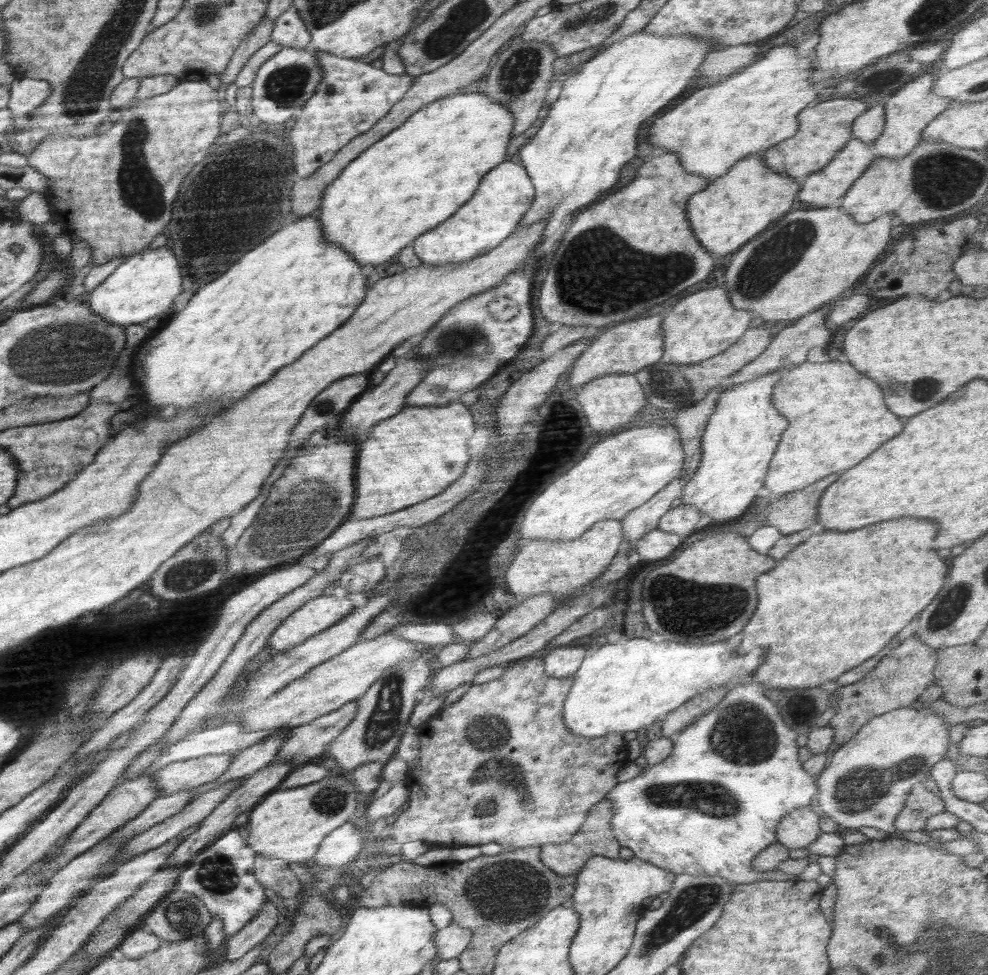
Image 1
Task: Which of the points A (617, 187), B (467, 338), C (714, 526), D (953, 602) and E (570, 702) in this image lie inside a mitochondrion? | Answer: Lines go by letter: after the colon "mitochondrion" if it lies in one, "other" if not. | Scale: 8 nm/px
A: other
B: mitochondrion
C: other
D: mitochondrion
E: other

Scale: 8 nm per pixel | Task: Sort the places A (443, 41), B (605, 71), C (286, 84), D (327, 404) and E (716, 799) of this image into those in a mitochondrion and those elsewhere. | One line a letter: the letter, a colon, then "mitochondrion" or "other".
A: mitochondrion
B: other
C: mitochondrion
D: mitochondrion
E: mitochondrion

